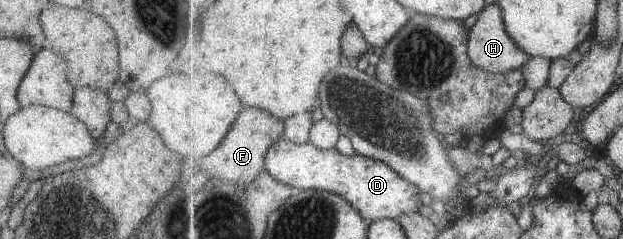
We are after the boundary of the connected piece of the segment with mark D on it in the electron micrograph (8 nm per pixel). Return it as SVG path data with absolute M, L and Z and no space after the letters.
M284 137L269 149L265 167L275 178L292 187L340 194L354 204L370 223L380 218L396 220L402 214L417 212L418 206L427 200L424 192L382 160L360 156L358 153L342 155L336 148L322 149L311 141L296 145Z

